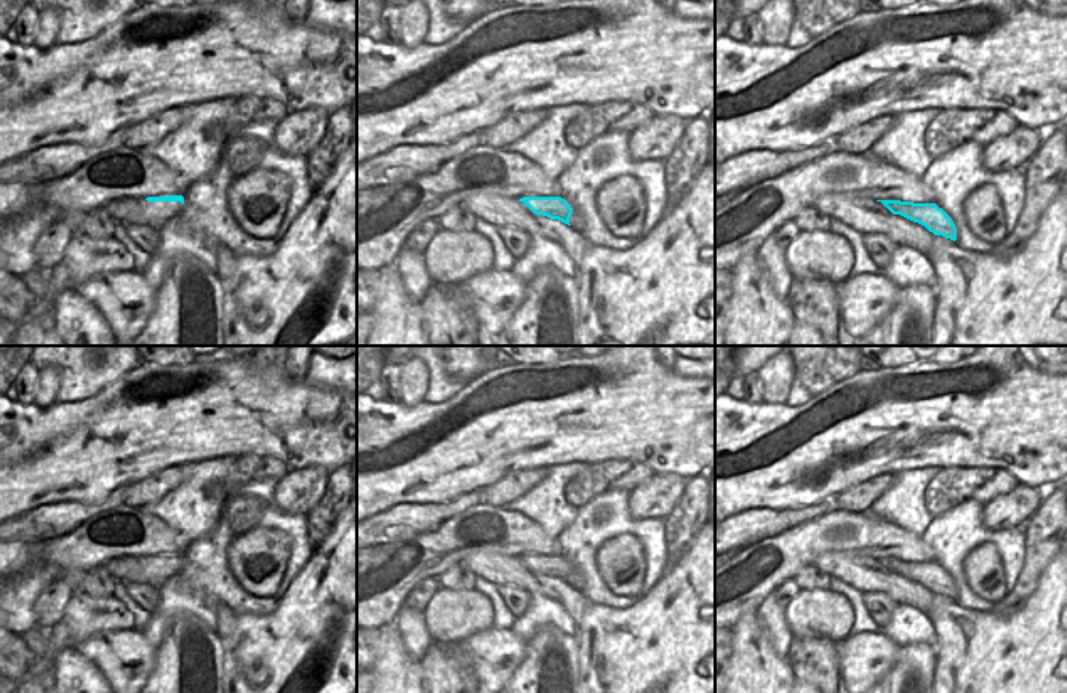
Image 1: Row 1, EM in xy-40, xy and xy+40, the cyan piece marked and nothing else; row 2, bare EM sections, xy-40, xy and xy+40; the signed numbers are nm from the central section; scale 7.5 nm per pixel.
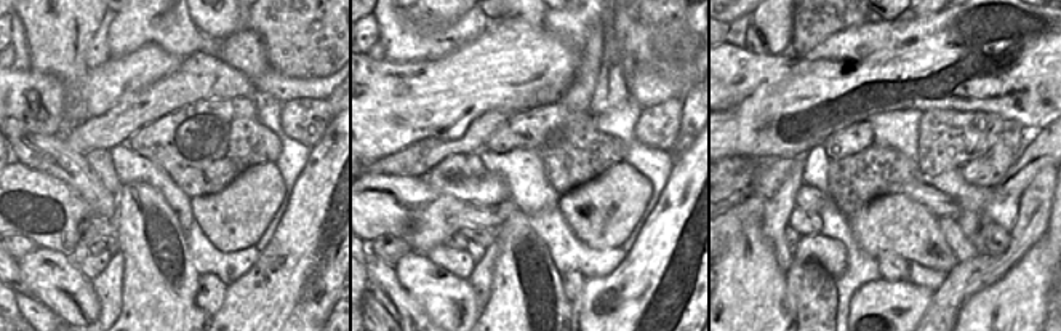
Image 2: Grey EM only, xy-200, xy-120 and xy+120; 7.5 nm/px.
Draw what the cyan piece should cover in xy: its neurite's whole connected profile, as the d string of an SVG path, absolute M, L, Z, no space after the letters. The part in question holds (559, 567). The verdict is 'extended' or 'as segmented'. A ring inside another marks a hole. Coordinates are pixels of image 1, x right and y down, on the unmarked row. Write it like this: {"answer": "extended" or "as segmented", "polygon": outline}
{"answer": "as segmented", "polygon": "M523 555L518 560L523 560L534 573L558 578L571 584L569 576L573 573L573 567L561 555Z"}

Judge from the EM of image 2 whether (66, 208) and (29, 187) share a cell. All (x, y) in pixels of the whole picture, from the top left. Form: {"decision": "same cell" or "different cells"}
{"decision": "same cell"}

